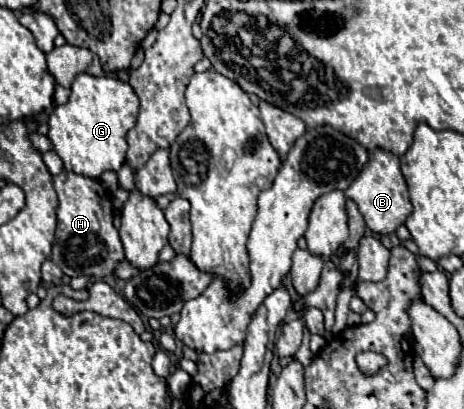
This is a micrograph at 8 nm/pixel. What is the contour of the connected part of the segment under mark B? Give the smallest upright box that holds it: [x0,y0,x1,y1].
[345,150,413,236]

